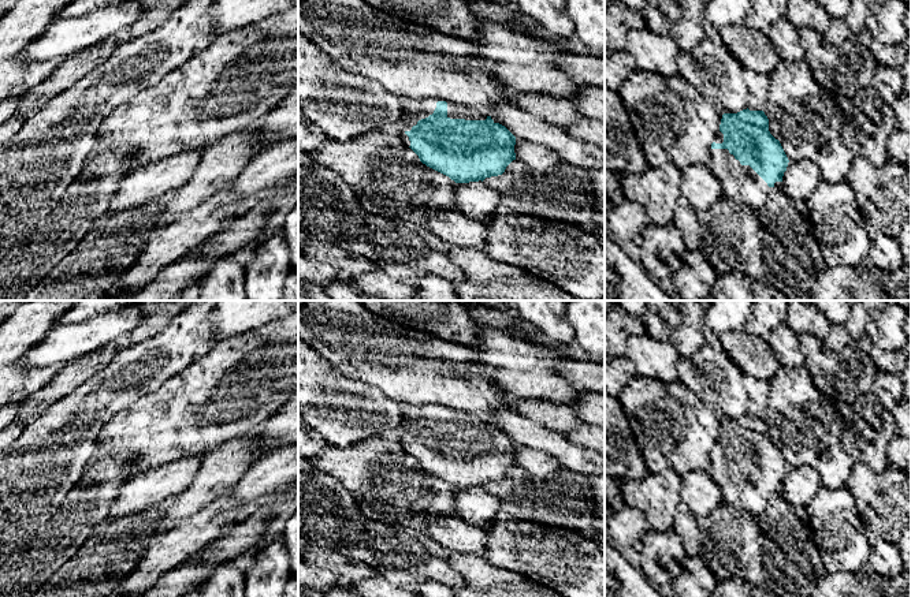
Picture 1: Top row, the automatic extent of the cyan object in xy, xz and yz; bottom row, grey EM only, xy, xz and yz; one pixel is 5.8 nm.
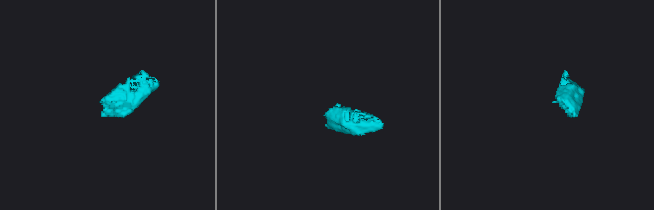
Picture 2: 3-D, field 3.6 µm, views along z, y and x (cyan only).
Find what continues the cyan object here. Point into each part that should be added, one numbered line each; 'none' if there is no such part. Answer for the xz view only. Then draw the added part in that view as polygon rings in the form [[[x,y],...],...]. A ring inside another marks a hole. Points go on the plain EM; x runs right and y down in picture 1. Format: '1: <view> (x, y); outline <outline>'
1: xz (413, 417); outline [[[432,404],[413,406],[413,407],[402,406],[402,421],[401,421],[402,434],[398,443],[406,454],[410,452],[410,447],[405,439],[410,437],[412,433],[416,432],[419,426],[432,421],[436,414],[436,408],[438,407]]]

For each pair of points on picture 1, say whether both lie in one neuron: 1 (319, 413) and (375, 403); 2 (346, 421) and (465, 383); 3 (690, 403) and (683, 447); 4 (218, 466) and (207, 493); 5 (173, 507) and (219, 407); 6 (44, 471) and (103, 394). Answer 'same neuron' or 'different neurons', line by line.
1: same neuron
2: different neurons
3: same neuron
4: same neuron
5: different neurons
6: same neuron

